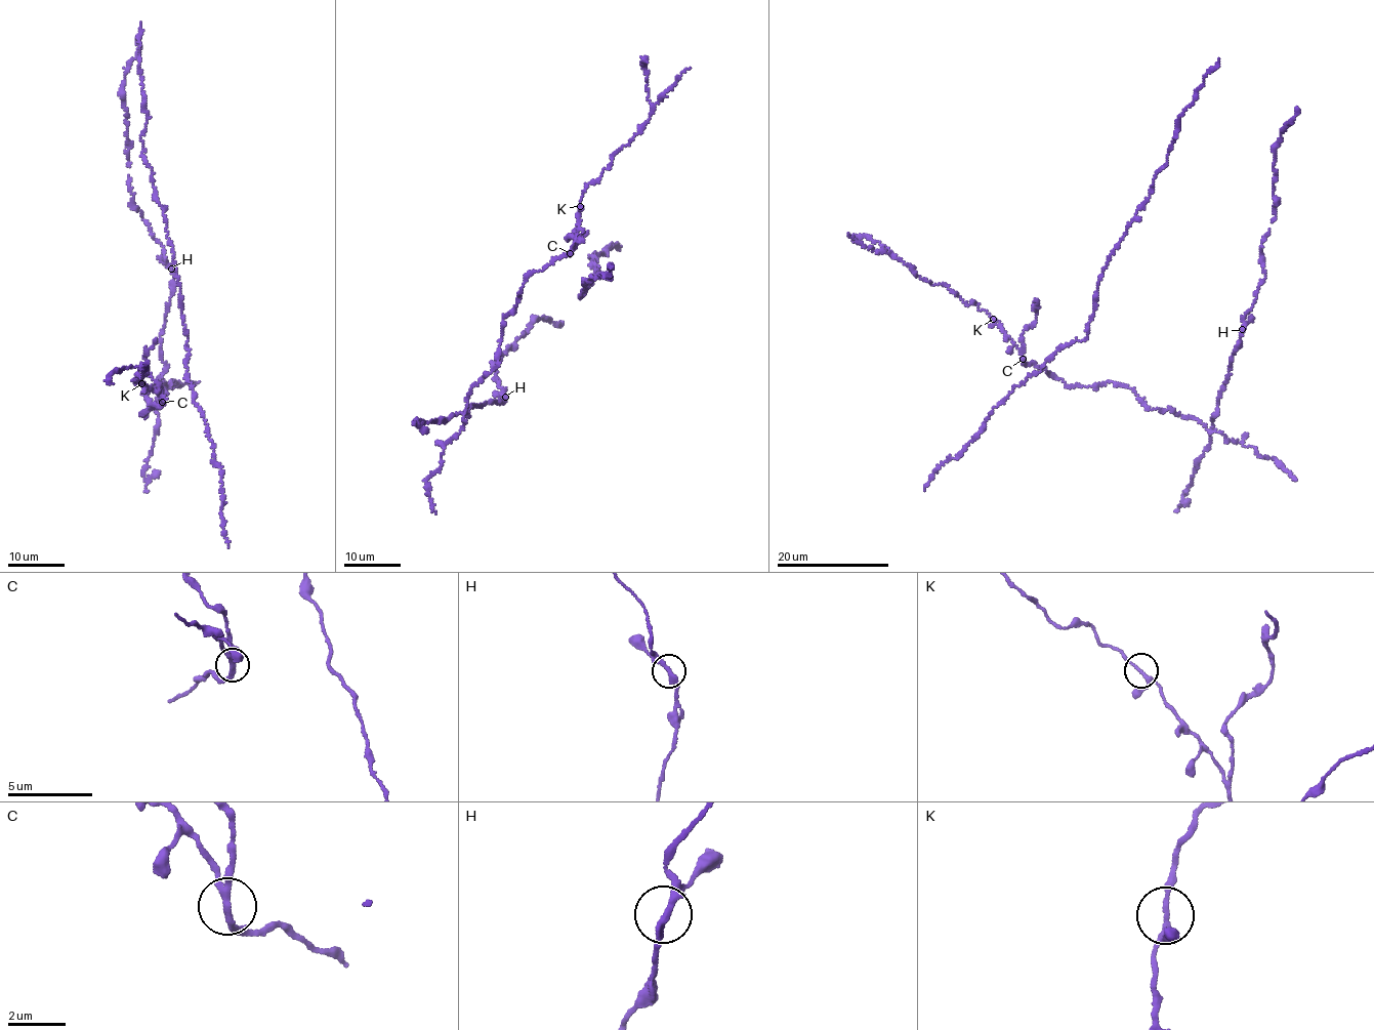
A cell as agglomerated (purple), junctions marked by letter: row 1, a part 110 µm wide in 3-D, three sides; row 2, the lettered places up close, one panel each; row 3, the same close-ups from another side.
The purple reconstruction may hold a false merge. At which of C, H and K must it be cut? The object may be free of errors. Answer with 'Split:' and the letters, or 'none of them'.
Split: C

